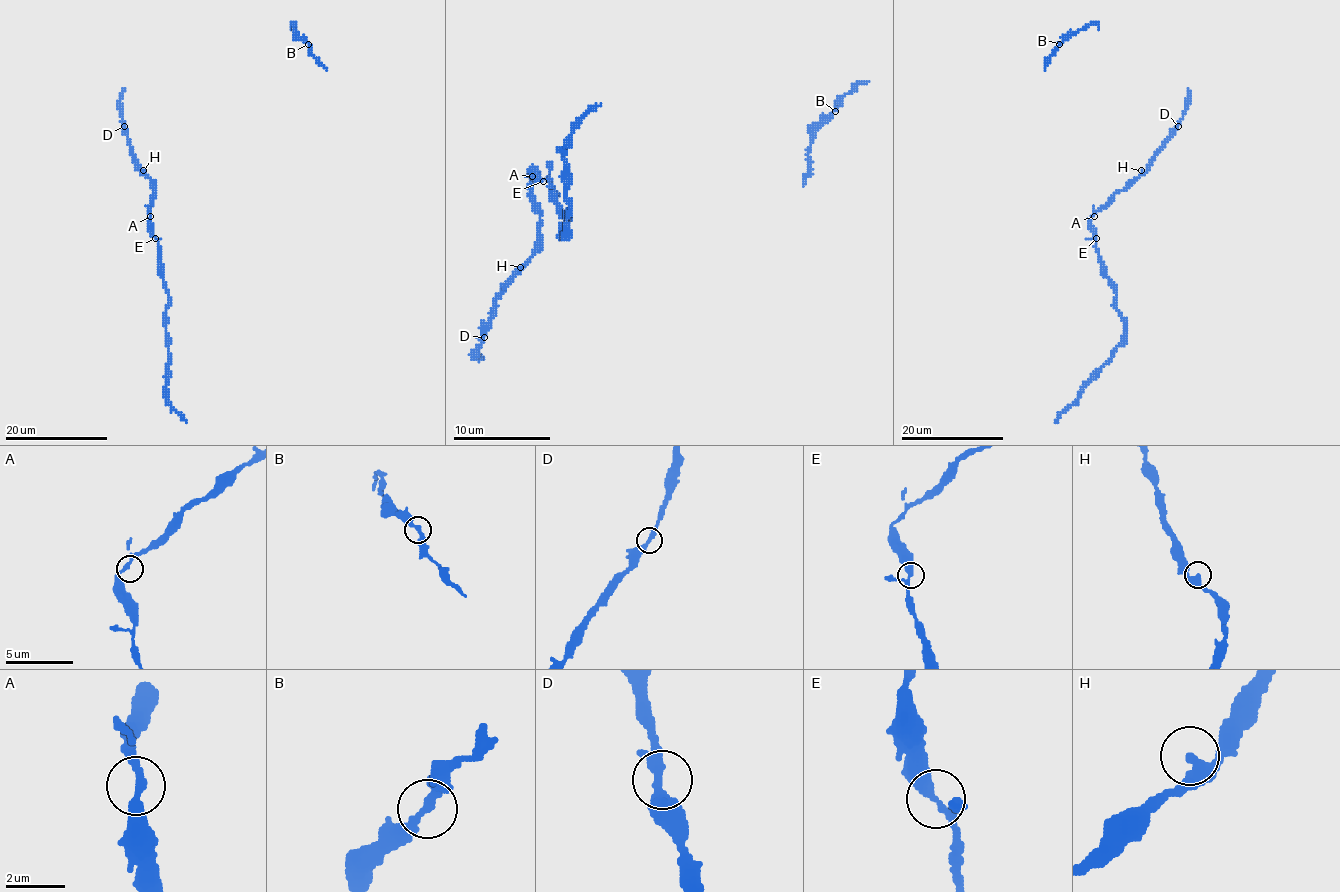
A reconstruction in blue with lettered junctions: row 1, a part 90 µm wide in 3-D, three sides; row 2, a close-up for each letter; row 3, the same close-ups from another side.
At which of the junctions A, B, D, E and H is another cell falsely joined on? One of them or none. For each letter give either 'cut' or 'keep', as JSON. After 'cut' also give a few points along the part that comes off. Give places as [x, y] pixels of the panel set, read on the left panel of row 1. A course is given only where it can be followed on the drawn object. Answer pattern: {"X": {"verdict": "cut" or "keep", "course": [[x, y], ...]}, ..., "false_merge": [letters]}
{"A": {"verdict": "keep"}, "B": {"verdict": "keep"}, "D": {"verdict": "keep"}, "E": {"verdict": "keep"}, "H": {"verdict": "keep"}, "false_merge": []}

